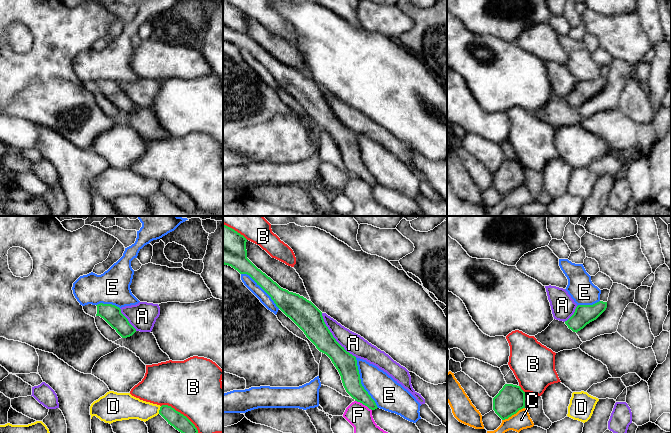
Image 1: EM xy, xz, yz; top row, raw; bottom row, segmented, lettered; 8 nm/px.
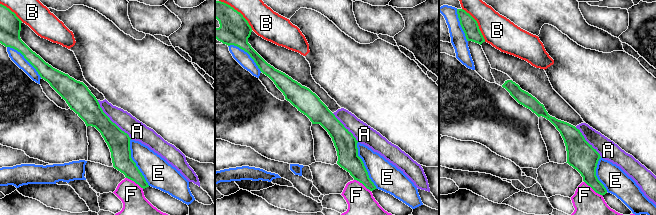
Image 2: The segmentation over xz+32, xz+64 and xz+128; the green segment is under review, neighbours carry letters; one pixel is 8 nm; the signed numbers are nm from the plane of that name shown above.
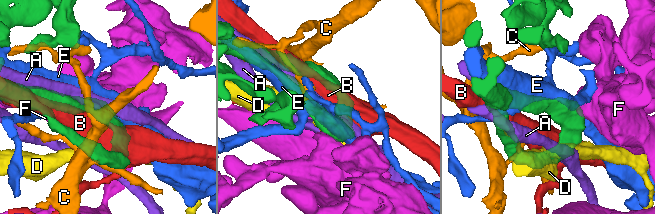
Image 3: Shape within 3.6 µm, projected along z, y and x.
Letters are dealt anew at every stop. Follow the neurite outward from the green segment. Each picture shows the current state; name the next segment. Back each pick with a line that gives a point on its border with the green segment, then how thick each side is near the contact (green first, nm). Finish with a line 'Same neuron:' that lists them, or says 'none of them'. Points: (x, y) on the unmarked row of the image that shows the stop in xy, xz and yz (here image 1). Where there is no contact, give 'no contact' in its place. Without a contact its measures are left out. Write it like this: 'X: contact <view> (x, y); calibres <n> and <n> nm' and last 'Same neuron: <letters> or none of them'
A: contact xz (332, 112); calibres 220 and 160 nm
Same neuron: A

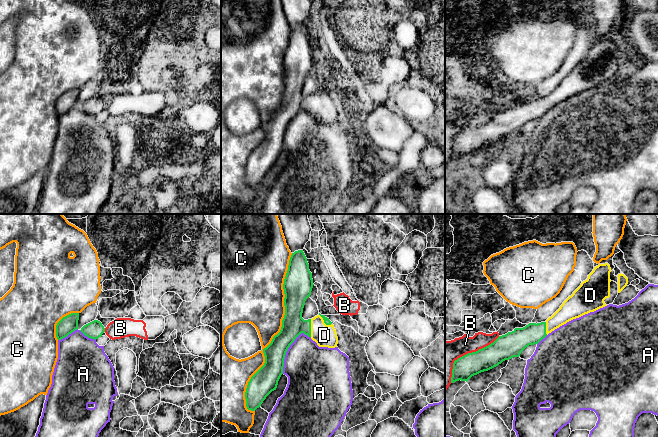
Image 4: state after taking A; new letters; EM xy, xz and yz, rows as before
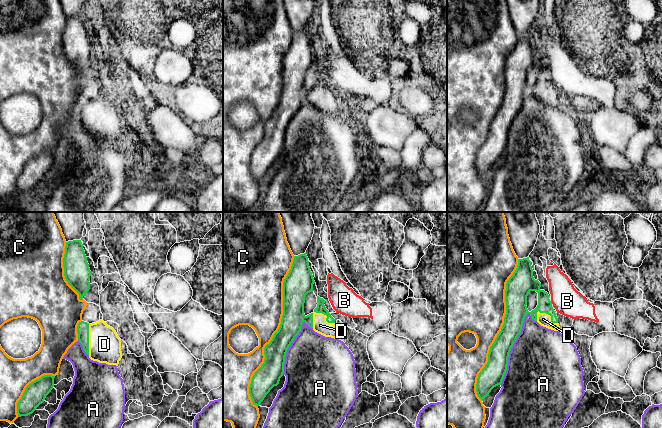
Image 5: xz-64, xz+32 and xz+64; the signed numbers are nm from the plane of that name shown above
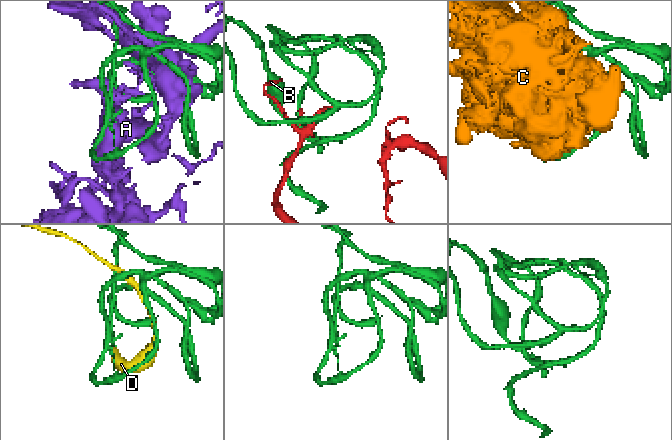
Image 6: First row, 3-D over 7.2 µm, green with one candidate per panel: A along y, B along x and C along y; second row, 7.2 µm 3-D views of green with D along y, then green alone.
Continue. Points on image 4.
D: contact xz (310, 104); calibres 180 and 180 nm
Same neuron: D

